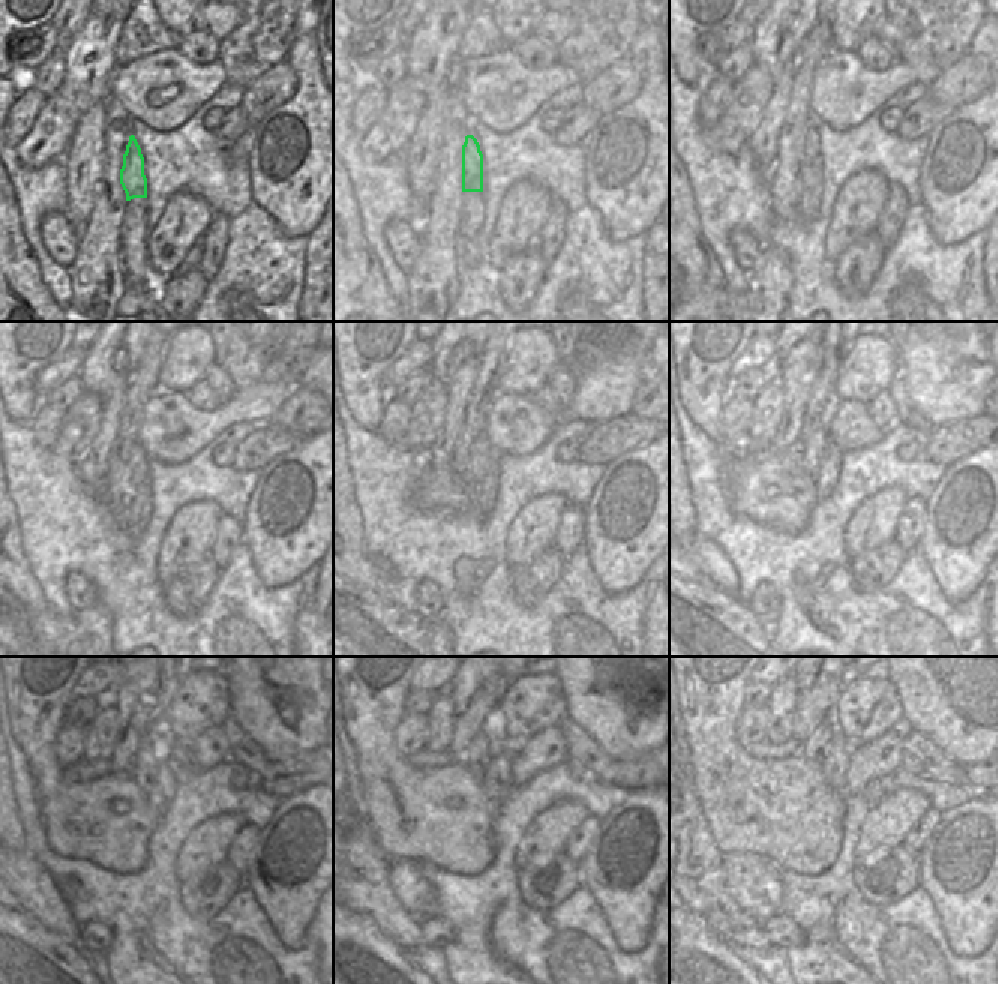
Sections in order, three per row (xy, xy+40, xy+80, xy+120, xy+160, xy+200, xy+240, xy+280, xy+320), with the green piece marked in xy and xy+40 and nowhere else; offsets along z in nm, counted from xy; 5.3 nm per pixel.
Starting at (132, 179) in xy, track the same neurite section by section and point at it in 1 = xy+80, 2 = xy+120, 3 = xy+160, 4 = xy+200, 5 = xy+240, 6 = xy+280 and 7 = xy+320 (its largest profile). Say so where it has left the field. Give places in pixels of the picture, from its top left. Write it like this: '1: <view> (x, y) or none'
1: xy+80 (811, 141)
2: xy+120 (138, 459)
3: xy+160 (482, 458)
4: xy+200 (814, 443)
5: xy+240 (143, 765)
6: xy+280 (479, 753)
7: xy+320 (812, 747)

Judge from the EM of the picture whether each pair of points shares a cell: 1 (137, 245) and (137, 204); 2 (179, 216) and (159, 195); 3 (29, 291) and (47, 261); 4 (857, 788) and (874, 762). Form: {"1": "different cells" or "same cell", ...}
{"1": "same cell", "2": "different cells", "3": "different cells", "4": "same cell"}

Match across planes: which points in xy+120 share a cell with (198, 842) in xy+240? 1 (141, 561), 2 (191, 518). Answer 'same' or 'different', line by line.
1: different
2: same

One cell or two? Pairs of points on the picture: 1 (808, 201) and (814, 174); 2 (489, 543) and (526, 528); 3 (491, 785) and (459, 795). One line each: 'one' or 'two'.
1: one
2: two
3: two

